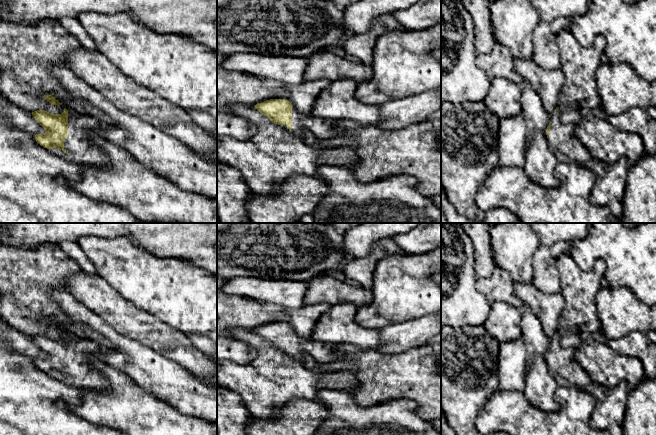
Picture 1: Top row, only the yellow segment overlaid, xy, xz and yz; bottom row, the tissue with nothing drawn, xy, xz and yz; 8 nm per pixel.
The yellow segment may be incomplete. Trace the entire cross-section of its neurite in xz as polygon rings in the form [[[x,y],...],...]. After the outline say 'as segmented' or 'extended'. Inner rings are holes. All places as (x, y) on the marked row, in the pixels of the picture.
[[[270,99],[254,106],[260,113],[278,125],[286,125],[300,138],[305,132],[311,132],[318,140],[334,137],[338,130],[330,119],[322,119],[314,115],[305,115],[285,99]]]; extended

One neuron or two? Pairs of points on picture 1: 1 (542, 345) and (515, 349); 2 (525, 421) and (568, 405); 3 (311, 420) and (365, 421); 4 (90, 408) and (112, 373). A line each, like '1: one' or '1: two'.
1: two
2: one
3: two
4: one

